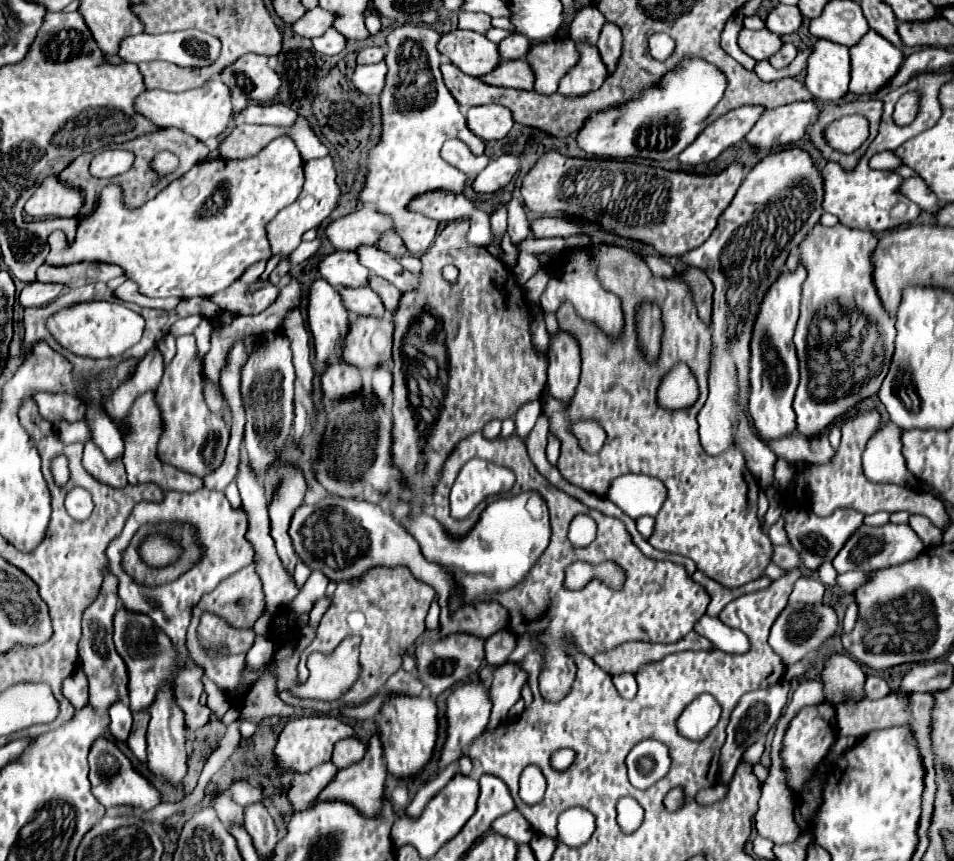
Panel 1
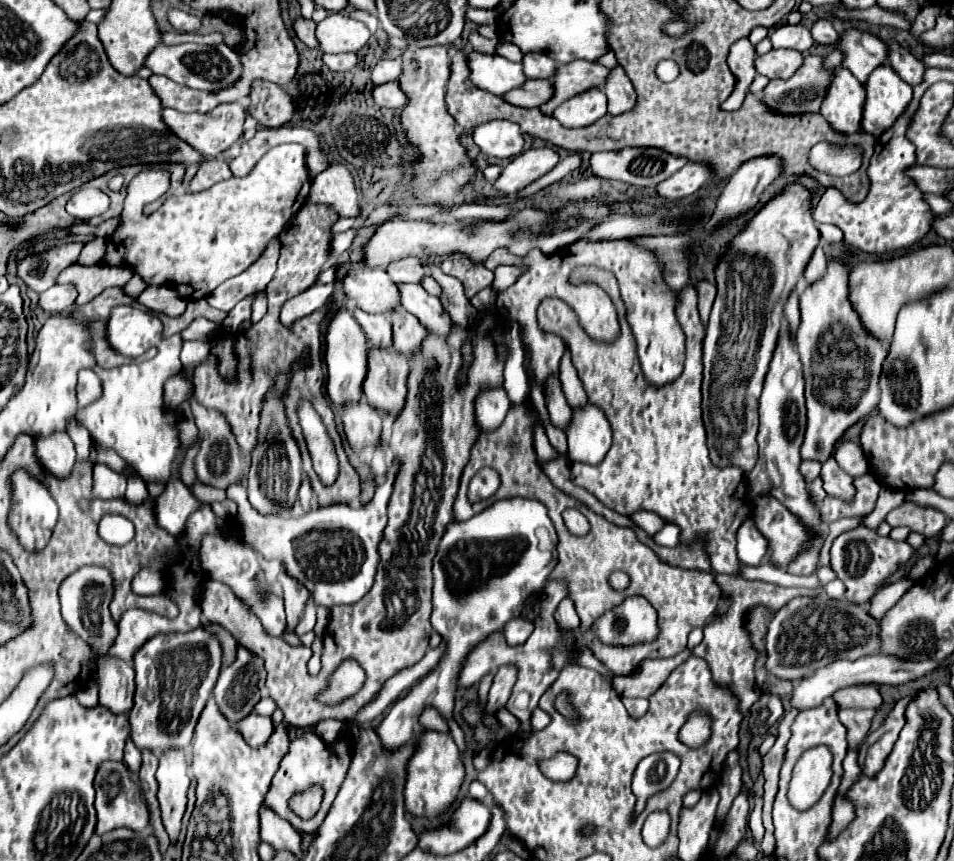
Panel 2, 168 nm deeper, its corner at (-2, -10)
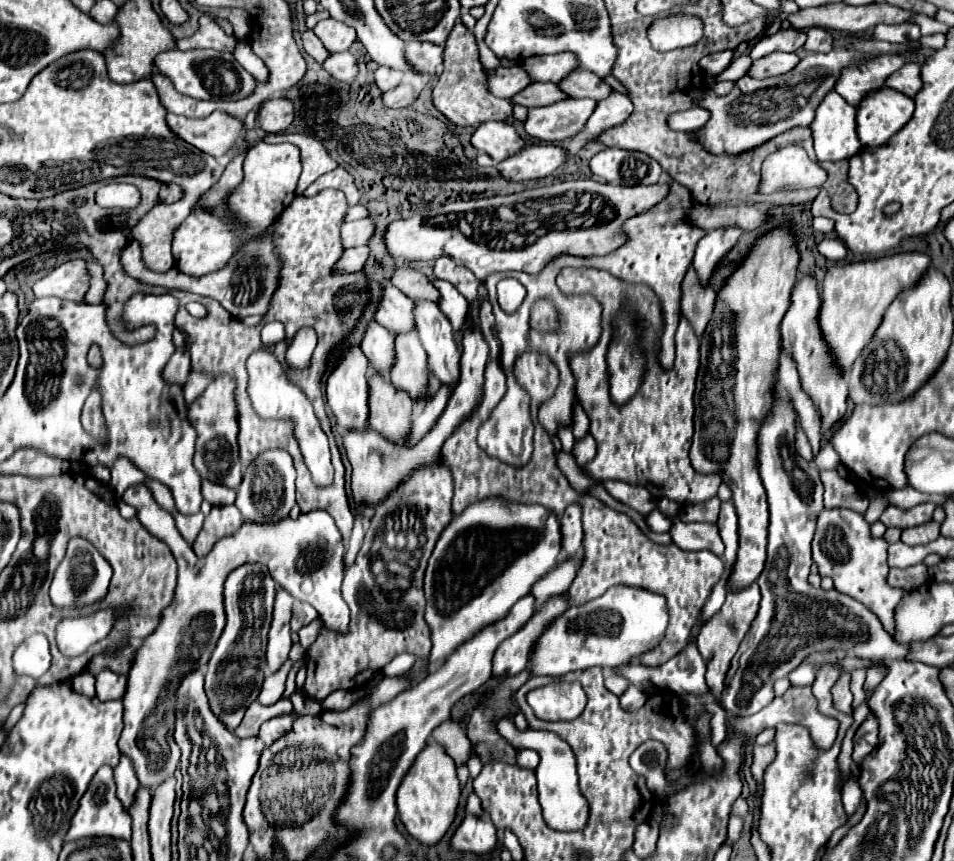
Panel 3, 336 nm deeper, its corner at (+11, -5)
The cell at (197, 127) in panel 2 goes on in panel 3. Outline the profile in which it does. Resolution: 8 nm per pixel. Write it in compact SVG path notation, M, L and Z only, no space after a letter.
M213 111L209 117L203 119L189 119L167 113L167 125L177 137L215 159L225 155L227 149L235 145L243 127L237 117L221 111Z

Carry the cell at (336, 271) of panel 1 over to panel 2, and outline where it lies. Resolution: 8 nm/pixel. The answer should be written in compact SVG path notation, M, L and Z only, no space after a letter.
M384 268L350 270L342 280L342 288L368 314L390 314L400 308L398 284L390 280Z

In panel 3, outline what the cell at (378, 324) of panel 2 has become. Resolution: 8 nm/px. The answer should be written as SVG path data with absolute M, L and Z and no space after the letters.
M371 321L365 329L361 349L369 359L371 367L387 377L389 367L393 365L393 333L389 333L377 321Z

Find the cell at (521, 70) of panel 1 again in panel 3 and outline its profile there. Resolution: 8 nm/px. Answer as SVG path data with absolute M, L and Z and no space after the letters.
M533 81L523 91L519 91L515 97L511 97L511 103L525 105L525 107L543 107L543 105L551 105L561 99L567 99L567 95L561 93L555 83Z

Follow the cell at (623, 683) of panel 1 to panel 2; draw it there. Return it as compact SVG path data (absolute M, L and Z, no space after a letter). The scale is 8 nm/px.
M622 698L628 714L632 718L640 718L648 712L648 700L646 698Z

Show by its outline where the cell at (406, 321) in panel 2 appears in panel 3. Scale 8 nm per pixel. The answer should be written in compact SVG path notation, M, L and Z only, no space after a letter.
M417 331L395 335L395 363L389 371L389 379L395 387L409 391L415 399L425 393L431 373L427 371L427 353L417 337Z

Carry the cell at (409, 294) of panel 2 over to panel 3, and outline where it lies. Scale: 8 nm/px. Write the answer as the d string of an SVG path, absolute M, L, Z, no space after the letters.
M419 299L413 309L415 329L429 355L429 371L445 385L457 385L459 381L459 357L461 351L453 341L453 327L441 313L437 303Z

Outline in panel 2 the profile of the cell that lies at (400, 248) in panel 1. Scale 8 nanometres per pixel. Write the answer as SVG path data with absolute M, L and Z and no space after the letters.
M404 258L388 266L388 274L398 284L422 284L426 268L418 258Z

